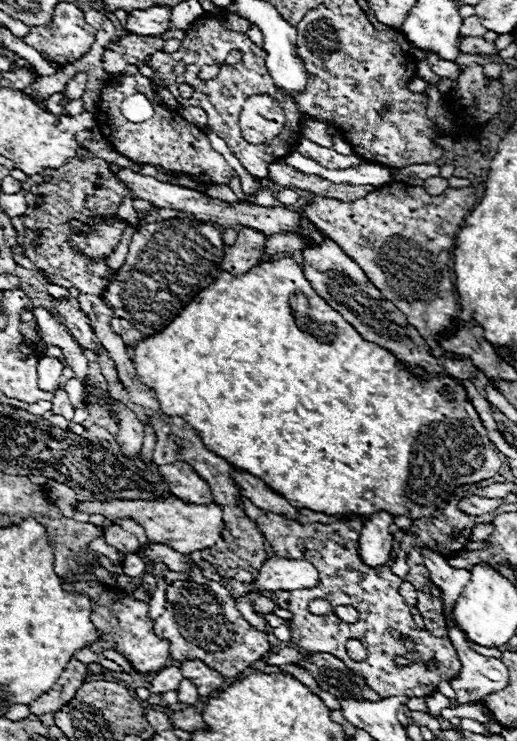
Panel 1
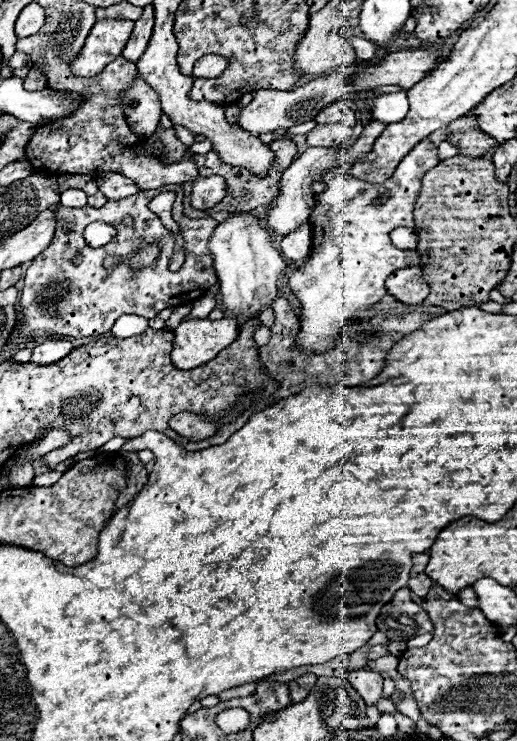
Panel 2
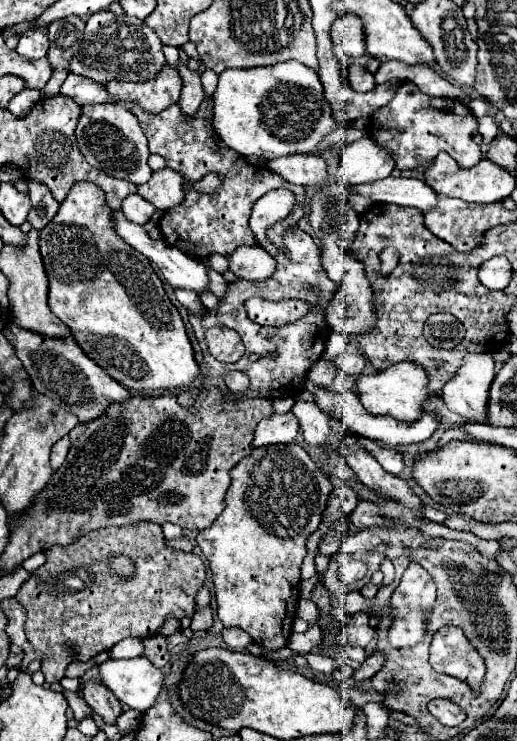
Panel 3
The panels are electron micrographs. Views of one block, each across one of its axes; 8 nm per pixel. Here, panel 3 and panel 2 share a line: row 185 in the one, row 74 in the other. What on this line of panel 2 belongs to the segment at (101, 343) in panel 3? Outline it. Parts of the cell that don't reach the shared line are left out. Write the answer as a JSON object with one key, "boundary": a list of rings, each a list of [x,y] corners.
{"boundary":[[[98,20],[80,54],[72,60],[72,72],[76,76],[94,76],[104,70],[126,46],[132,34],[134,22],[128,20]]]}

